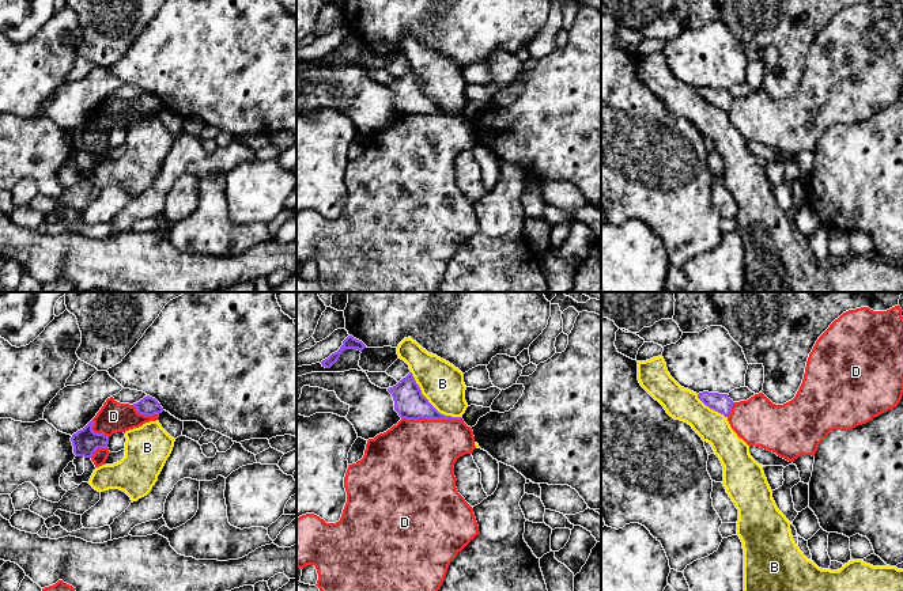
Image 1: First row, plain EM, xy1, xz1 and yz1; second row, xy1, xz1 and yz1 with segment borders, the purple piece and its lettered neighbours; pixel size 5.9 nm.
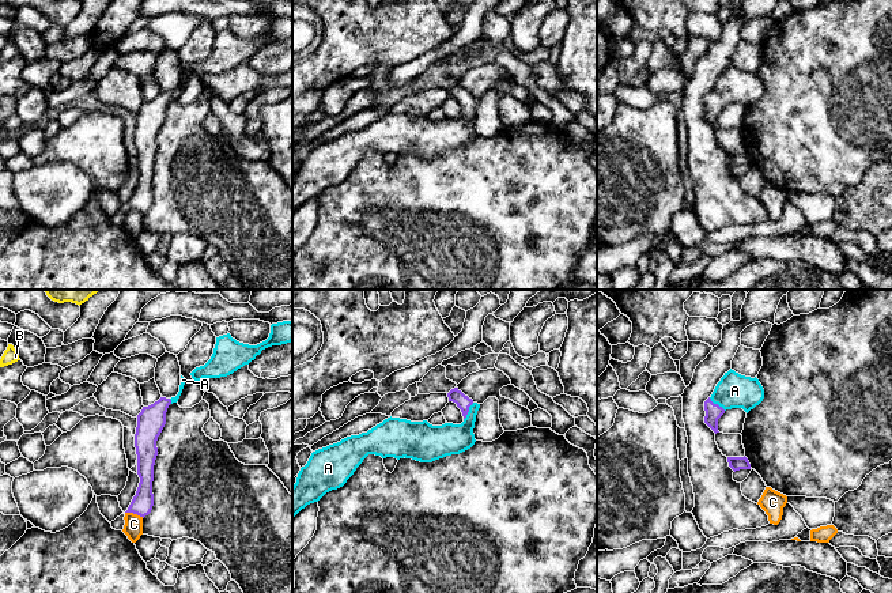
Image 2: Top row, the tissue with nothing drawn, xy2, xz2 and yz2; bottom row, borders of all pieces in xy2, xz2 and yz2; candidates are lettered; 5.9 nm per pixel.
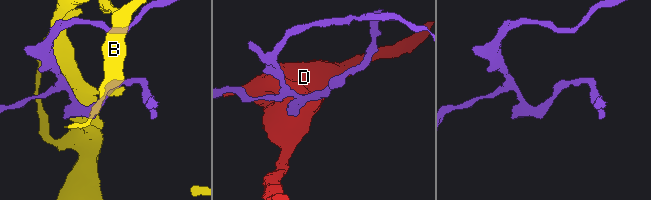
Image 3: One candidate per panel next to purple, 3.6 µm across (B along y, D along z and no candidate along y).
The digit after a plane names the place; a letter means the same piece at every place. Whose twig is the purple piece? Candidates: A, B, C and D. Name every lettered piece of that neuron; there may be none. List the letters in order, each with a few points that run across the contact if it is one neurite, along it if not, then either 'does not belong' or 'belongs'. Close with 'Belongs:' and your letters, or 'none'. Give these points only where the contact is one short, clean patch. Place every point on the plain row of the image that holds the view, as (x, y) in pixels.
A: yz2 (713, 106), (717, 99), (734, 86) | belongs
B: does not belong
C: xy2 (125, 207), (143, 212) | does not belong
D: does not belong
Belongs: A

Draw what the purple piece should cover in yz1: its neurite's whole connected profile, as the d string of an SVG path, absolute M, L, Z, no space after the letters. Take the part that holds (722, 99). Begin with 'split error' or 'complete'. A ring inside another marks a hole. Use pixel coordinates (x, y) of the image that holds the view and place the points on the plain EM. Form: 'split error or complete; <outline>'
complete; M703 87L698 90L698 94L706 102L723 110L725 113L729 113L729 110L732 109L732 103L734 98L729 94L728 90Z

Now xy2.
split error; M181 71L179 87L175 92L160 92L148 102L143 102L137 110L137 122L135 129L135 143L137 150L137 170L140 178L128 205L140 212L151 208L154 201L152 177L154 160L158 151L156 136L166 120L166 107L170 99L177 98L185 80Z

